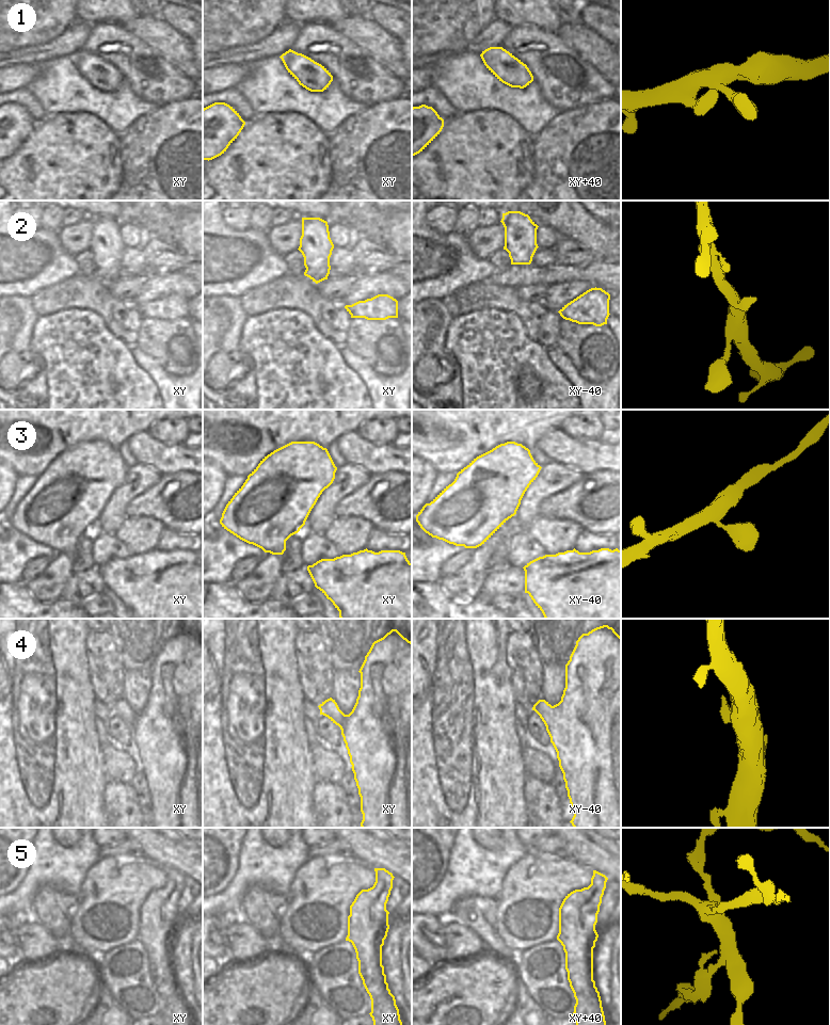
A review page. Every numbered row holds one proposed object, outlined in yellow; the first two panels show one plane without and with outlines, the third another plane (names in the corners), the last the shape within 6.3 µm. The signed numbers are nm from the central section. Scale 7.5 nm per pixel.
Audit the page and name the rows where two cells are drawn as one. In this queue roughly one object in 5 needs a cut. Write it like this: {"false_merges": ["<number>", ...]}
{"false_merges": ["5"]}

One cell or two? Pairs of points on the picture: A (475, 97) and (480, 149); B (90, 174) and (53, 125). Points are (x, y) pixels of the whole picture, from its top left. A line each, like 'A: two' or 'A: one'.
A: two
B: one

